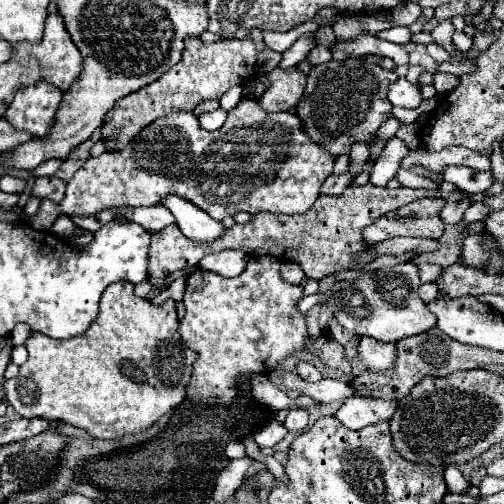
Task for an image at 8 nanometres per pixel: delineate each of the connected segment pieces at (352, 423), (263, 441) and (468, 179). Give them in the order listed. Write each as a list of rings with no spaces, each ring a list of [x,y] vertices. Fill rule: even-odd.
[[[350,397],[342,403],[336,413],[336,419],[352,431],[364,429],[366,425],[374,425],[380,421],[390,421],[396,411],[396,401],[384,399],[364,399],[364,397]]]
[[[270,421],[268,425],[264,425],[258,431],[258,447],[274,447],[276,443],[280,443],[286,437],[286,427],[278,421]]]
[[[448,167],[444,169],[442,177],[444,181],[450,181],[460,187],[464,193],[484,193],[494,183],[490,171],[472,173],[472,169],[468,167]]]

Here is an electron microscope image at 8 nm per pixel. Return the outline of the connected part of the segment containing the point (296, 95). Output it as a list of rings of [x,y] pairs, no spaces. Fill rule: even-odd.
[[[296,67],[274,69],[268,73],[270,89],[258,99],[260,107],[266,111],[288,111],[294,107],[306,87],[306,75]]]

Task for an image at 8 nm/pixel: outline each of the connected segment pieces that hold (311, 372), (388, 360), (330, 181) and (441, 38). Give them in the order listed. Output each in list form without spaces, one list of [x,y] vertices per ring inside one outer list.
[[[304,361],[298,363],[298,375],[300,375],[304,381],[320,381],[320,379],[322,379],[320,371],[318,371],[316,367],[304,363]]]
[[[370,337],[360,339],[358,353],[360,353],[362,363],[368,369],[372,369],[372,371],[392,369],[394,361],[396,361],[396,349],[394,349],[394,345],[384,345],[380,341],[372,341]]]
[[[344,173],[342,177],[336,177],[336,175],[330,175],[324,185],[322,185],[322,193],[330,193],[330,195],[340,195],[348,185],[350,185],[352,177],[350,173]]]
[[[440,21],[440,23],[432,29],[432,37],[434,37],[434,41],[436,41],[438,45],[442,45],[442,47],[448,49],[448,51],[458,53],[456,47],[454,47],[454,43],[452,43],[452,35],[454,35],[452,21]]]

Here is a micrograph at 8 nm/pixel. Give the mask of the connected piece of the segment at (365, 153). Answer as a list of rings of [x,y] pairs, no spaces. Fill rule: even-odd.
[[[355,143],[350,152],[350,172],[356,177],[359,175],[363,166],[369,158],[369,145],[364,143]]]

